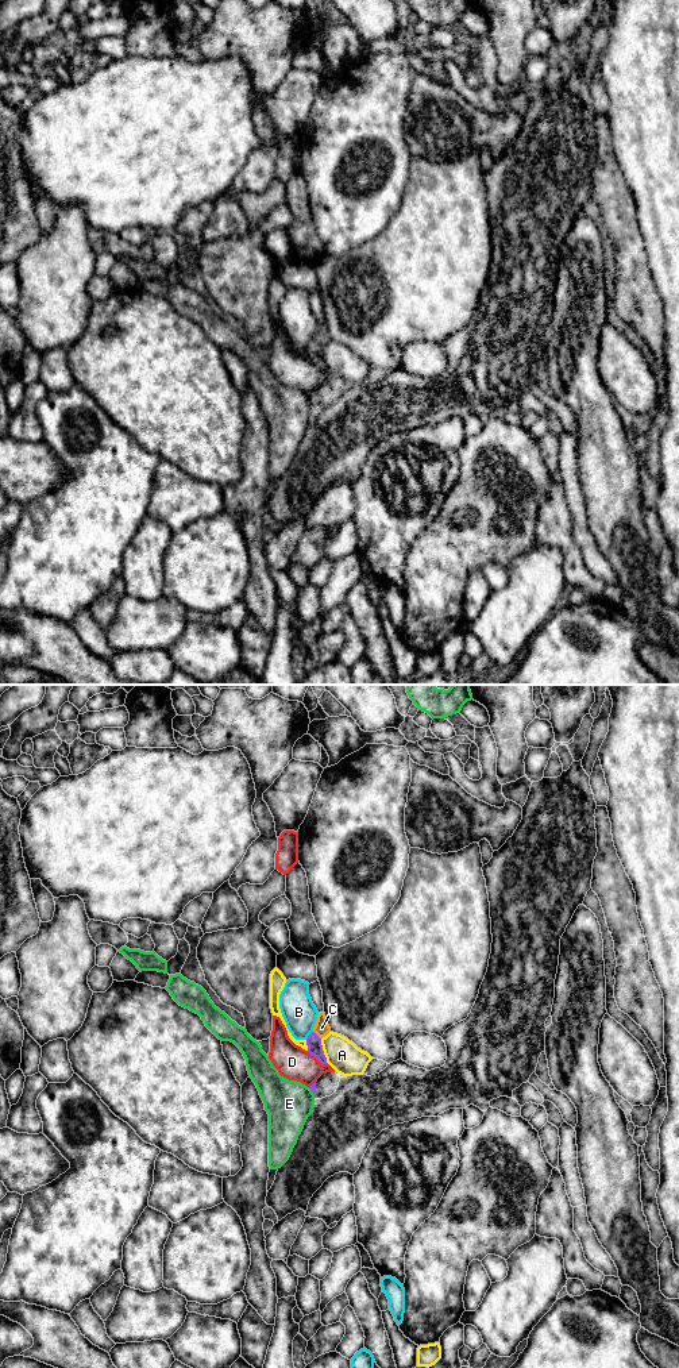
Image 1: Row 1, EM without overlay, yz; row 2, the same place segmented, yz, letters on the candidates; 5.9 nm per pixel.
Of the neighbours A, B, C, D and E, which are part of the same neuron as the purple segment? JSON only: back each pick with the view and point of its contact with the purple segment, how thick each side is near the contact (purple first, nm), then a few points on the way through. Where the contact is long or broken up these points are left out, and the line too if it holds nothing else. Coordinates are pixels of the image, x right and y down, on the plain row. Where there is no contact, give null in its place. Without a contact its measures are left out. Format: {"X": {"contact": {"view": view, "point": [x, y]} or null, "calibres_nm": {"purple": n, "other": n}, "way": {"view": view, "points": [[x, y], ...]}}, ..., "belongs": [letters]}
{"C": {"contact": {"view": "yz", "point": [316, 343]}, "calibres_nm": {"purple": 90, "other": 90}, "way": {"view": "yz", "points": [[313, 350], [316, 343], [321, 336]]}}, "belongs": ["C"]}

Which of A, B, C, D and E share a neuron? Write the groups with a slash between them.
A / B / C / D / E

